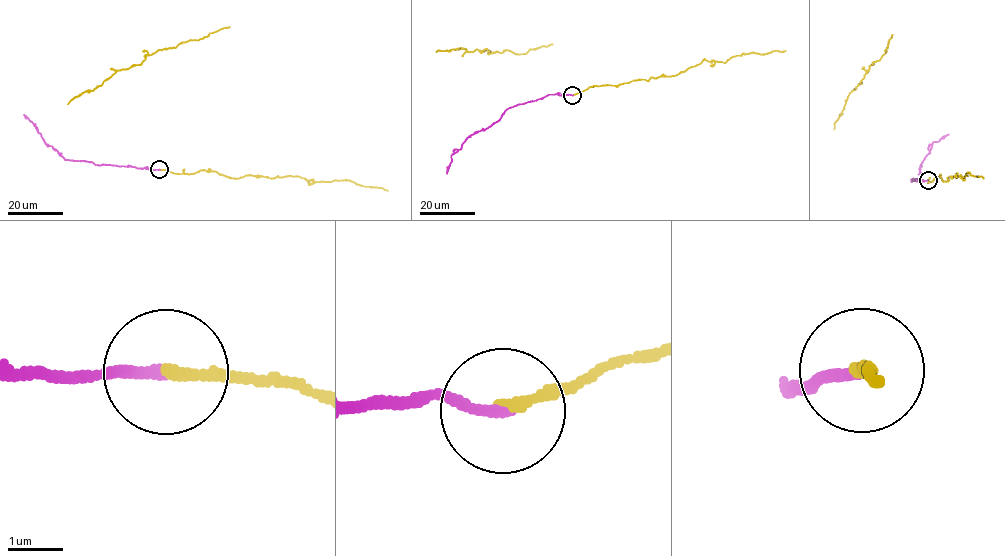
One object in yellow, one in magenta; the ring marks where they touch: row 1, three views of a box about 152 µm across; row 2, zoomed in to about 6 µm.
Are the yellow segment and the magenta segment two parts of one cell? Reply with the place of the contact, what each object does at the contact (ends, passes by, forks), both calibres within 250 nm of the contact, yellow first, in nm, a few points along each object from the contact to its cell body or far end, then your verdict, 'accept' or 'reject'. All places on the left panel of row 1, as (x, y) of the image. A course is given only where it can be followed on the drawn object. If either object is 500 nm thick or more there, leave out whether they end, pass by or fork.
at (159, 169); yellow ends there; magenta ends there; 200 nm thick on the yellow side, 200 nm on the other; yellow runs (159, 169), (175, 173), (212, 171), (239, 178), (247, 175), (299, 176), (314, 182), (347, 180), (387, 191); magenta runs (159, 169), (67, 160), (46, 143), (37, 127), (23, 114); accept

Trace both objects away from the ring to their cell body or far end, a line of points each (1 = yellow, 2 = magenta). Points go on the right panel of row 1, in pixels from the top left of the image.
1: (927, 180), (940, 176), (948, 181), (949, 177), (968, 172), (983, 179)
2: (927, 180), (911, 181), (919, 179), (919, 168), (933, 143), (948, 134)

